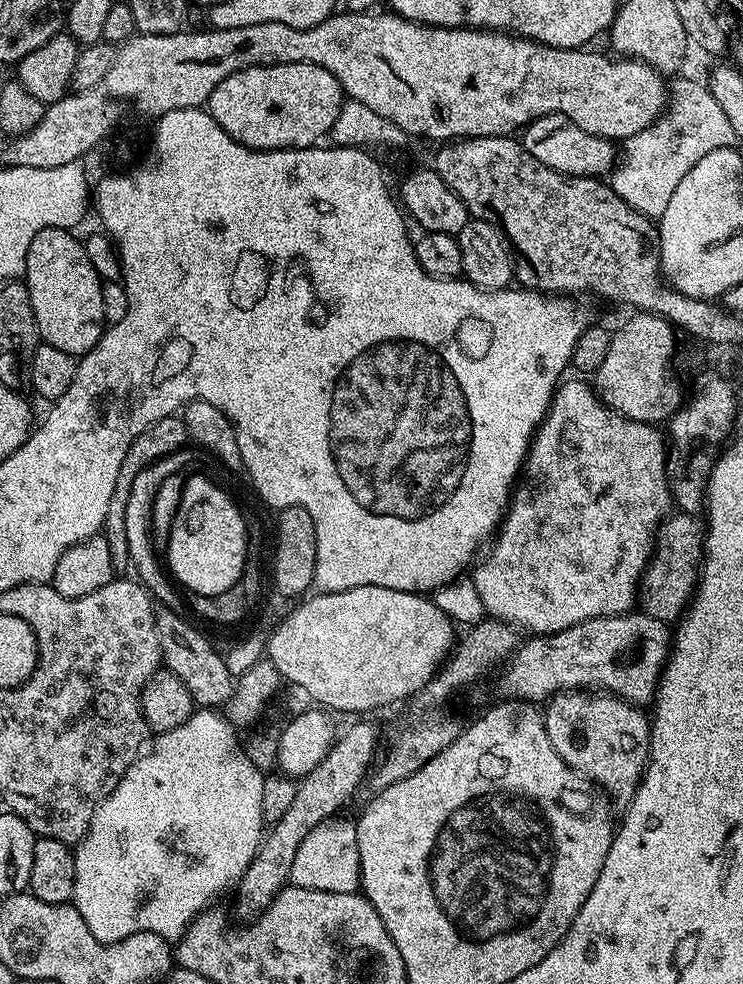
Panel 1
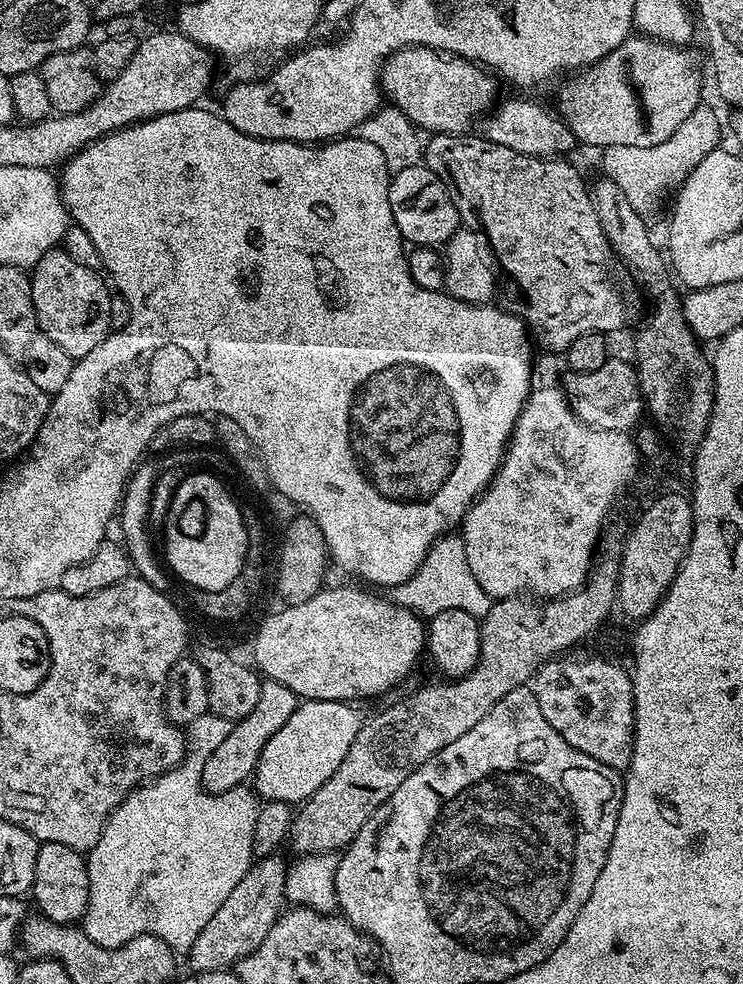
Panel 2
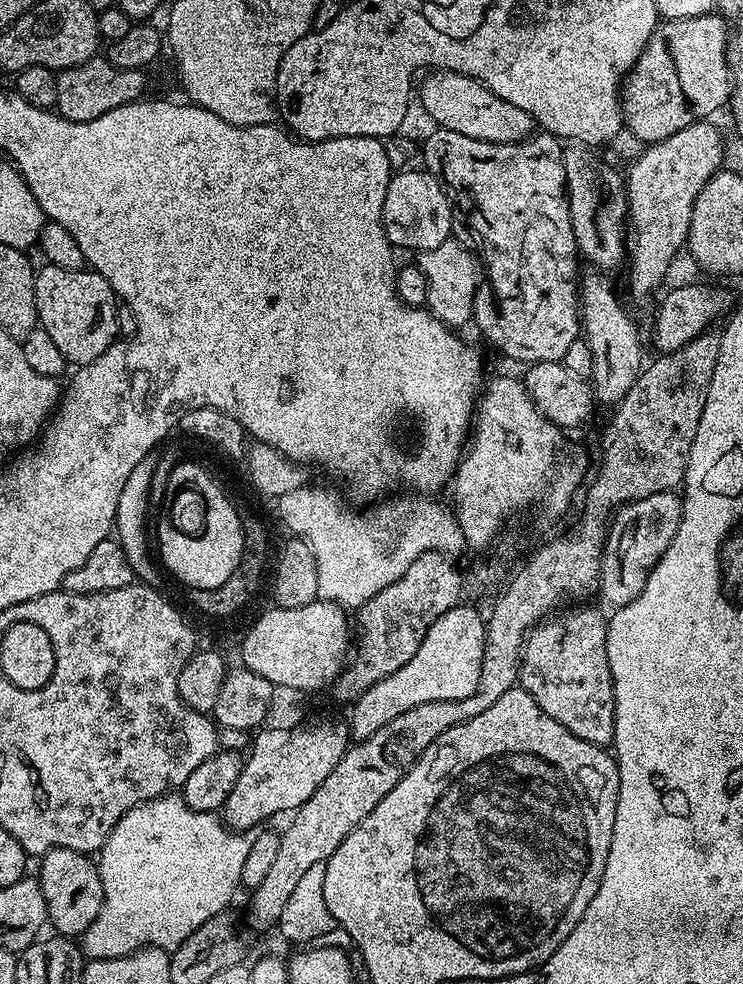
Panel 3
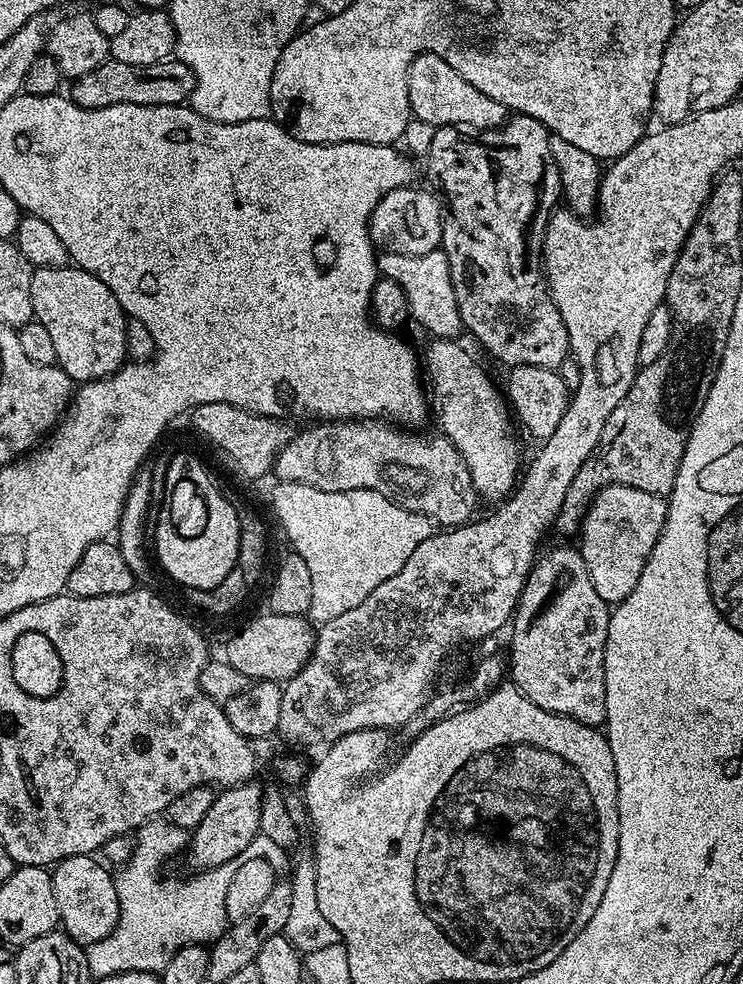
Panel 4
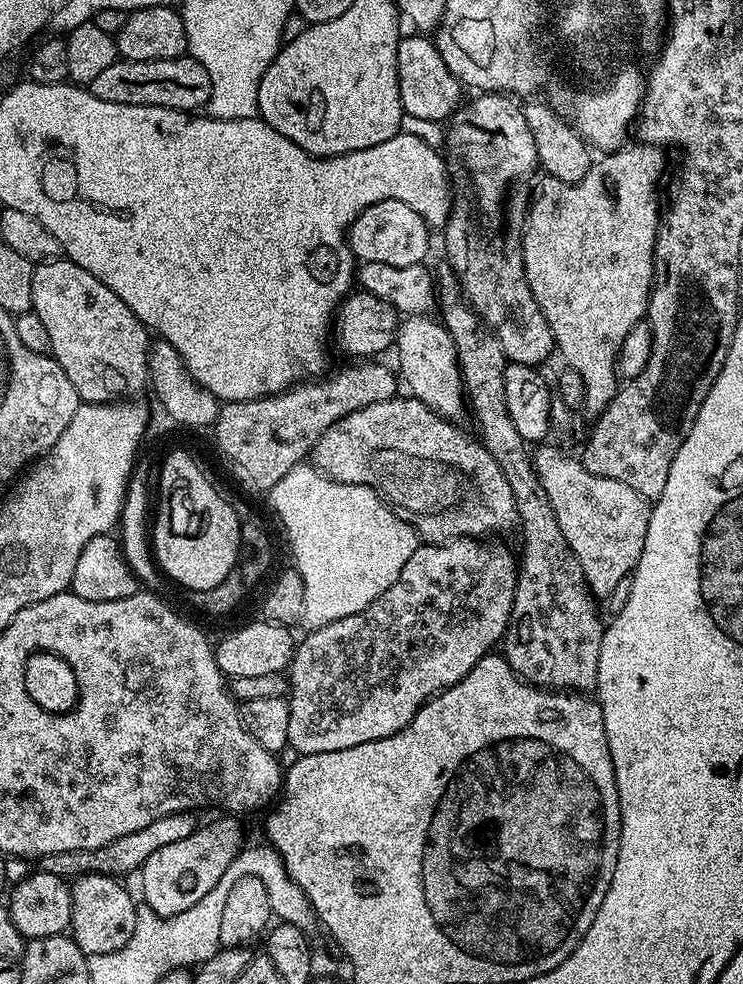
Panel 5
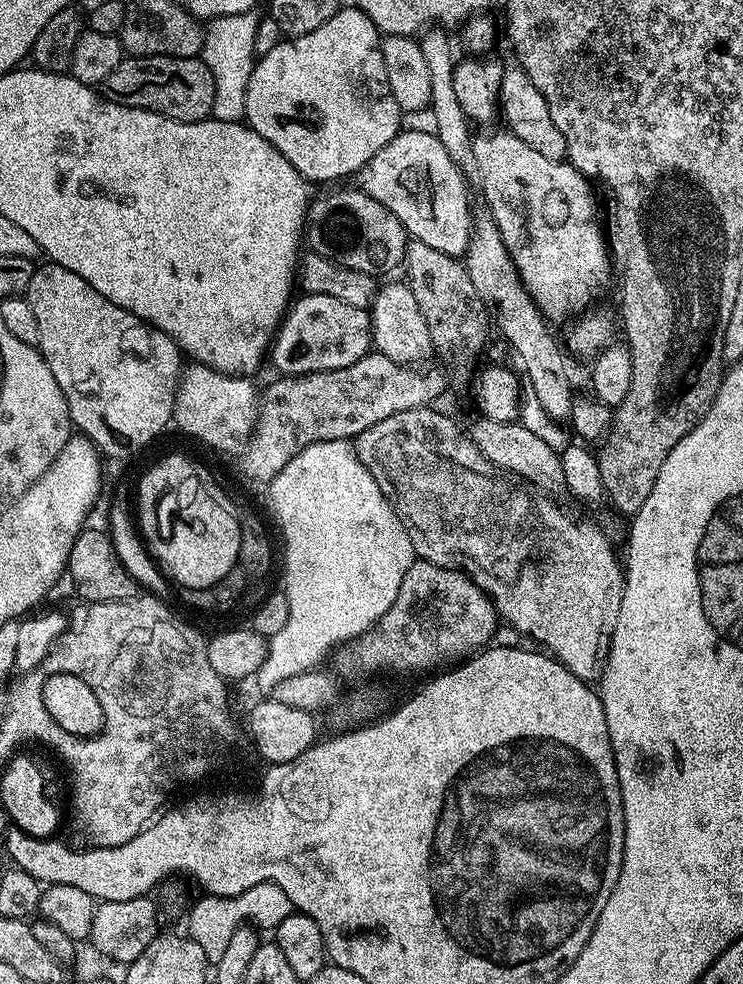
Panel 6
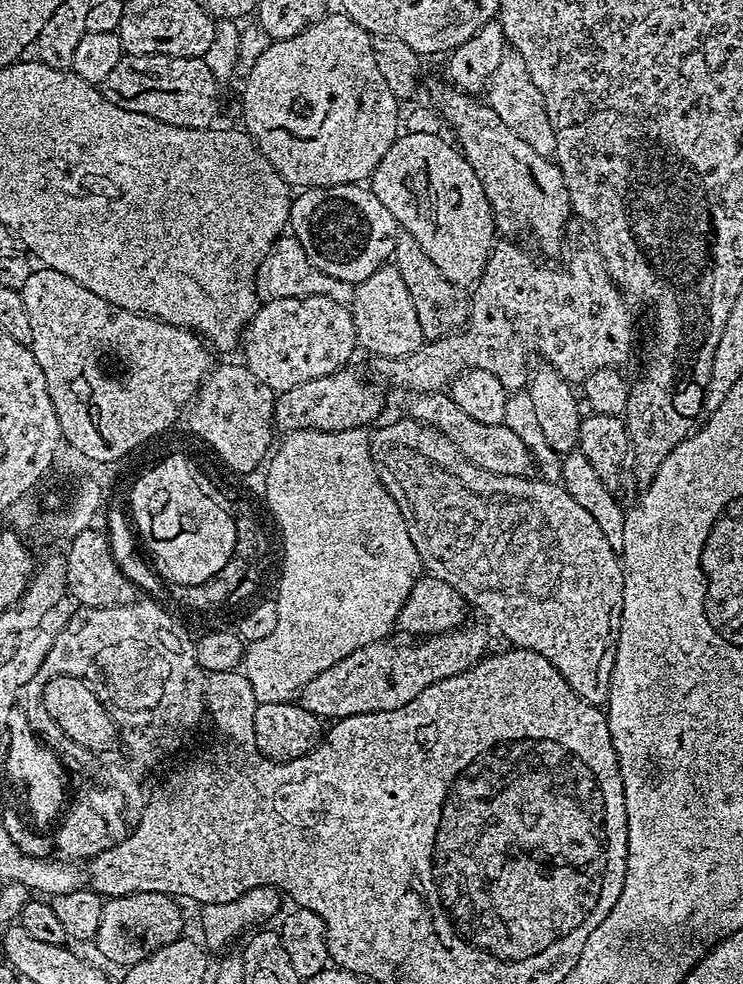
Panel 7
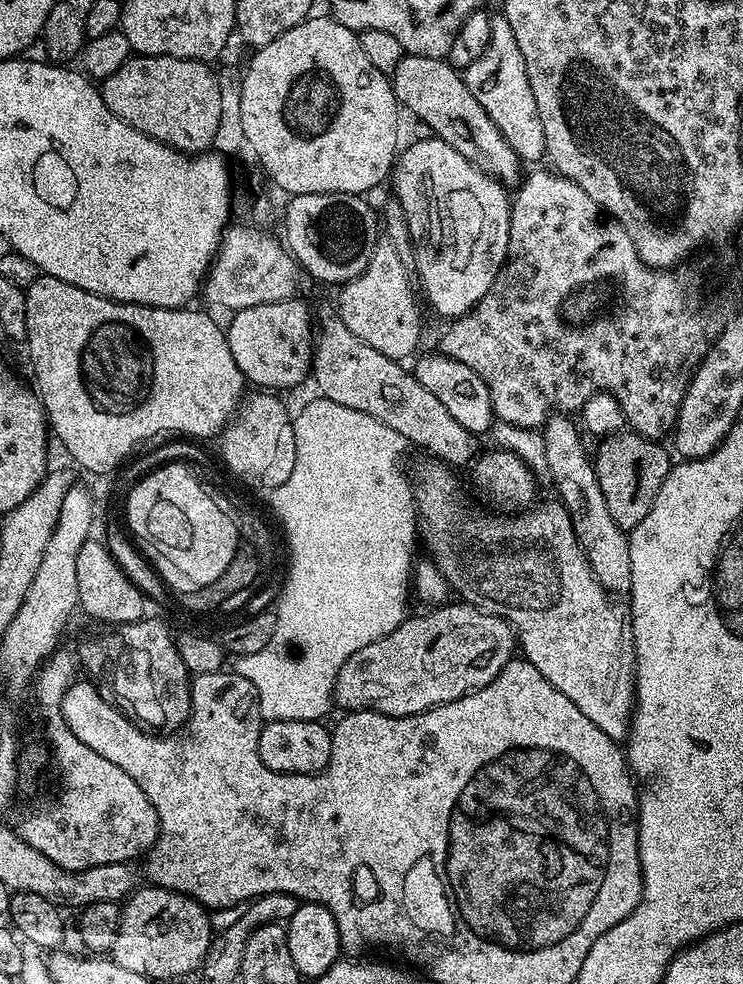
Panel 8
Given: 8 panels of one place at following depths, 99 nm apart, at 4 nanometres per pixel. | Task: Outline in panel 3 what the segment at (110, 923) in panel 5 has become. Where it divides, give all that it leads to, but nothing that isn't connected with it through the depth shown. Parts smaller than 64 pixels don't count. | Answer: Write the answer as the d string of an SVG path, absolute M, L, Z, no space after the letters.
M55 848L47 852L45 856L39 857L40 872L38 879L42 896L46 898L46 910L48 911L48 924L56 927L55 931L65 938L83 937L84 931L98 918L98 912L102 910L102 878L97 861L87 852L78 850L66 850L65 848Z

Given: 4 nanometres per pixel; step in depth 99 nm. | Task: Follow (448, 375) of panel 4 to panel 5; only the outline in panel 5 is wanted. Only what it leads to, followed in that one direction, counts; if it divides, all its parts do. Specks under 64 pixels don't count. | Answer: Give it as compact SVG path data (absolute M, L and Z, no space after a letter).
M409 316L400 325L396 334L394 353L400 363L398 376L408 383L413 397L421 400L429 410L444 420L459 421L460 415L466 412L464 383L460 377L458 354L454 350L454 340L444 329L439 319L427 316Z

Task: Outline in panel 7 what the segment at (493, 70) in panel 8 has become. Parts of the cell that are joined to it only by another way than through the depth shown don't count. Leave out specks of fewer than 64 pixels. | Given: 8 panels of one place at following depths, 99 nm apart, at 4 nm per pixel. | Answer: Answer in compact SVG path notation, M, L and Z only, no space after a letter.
M511 50L505 51L502 62L498 62L498 70L494 70L494 78L486 86L486 102L526 142L535 150L549 158L556 155L556 139L554 138L554 126L550 126L550 114L546 114L546 102L542 94L538 94L538 86L534 86L534 78L530 78L530 70L526 70L526 61L522 54Z

